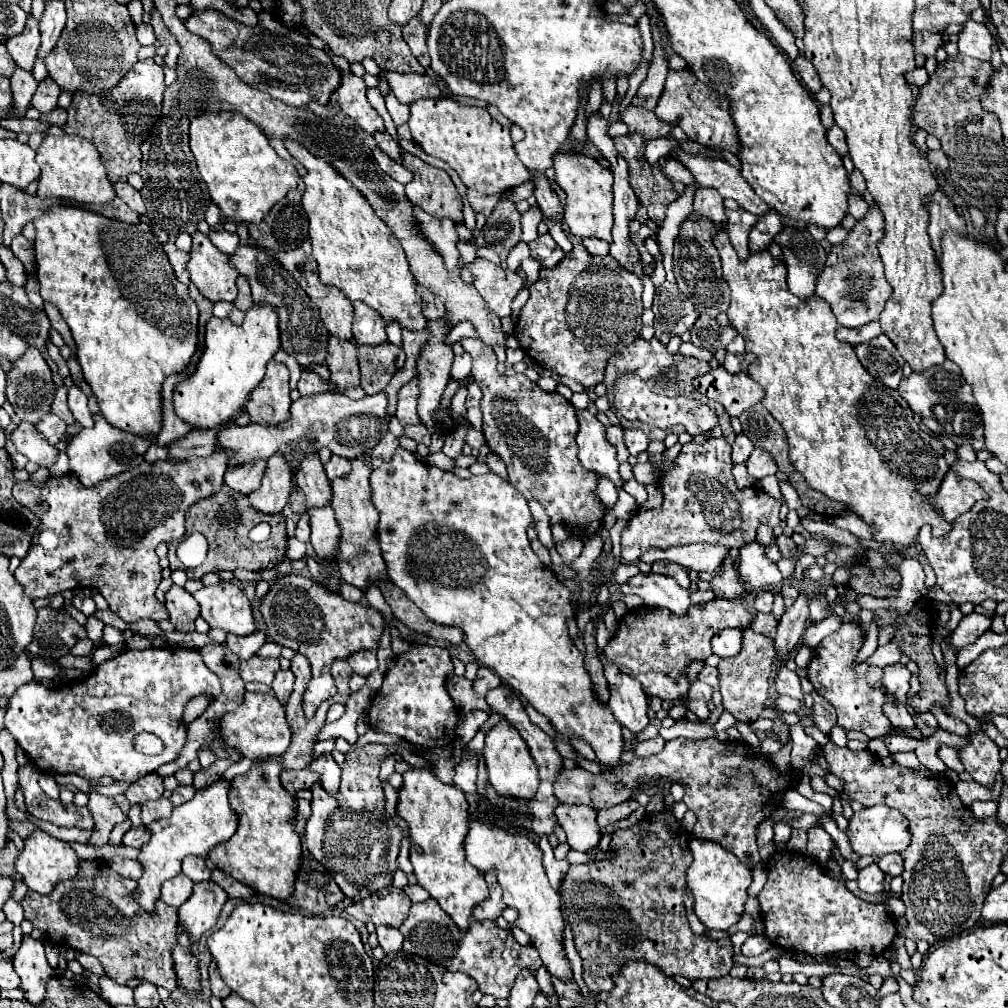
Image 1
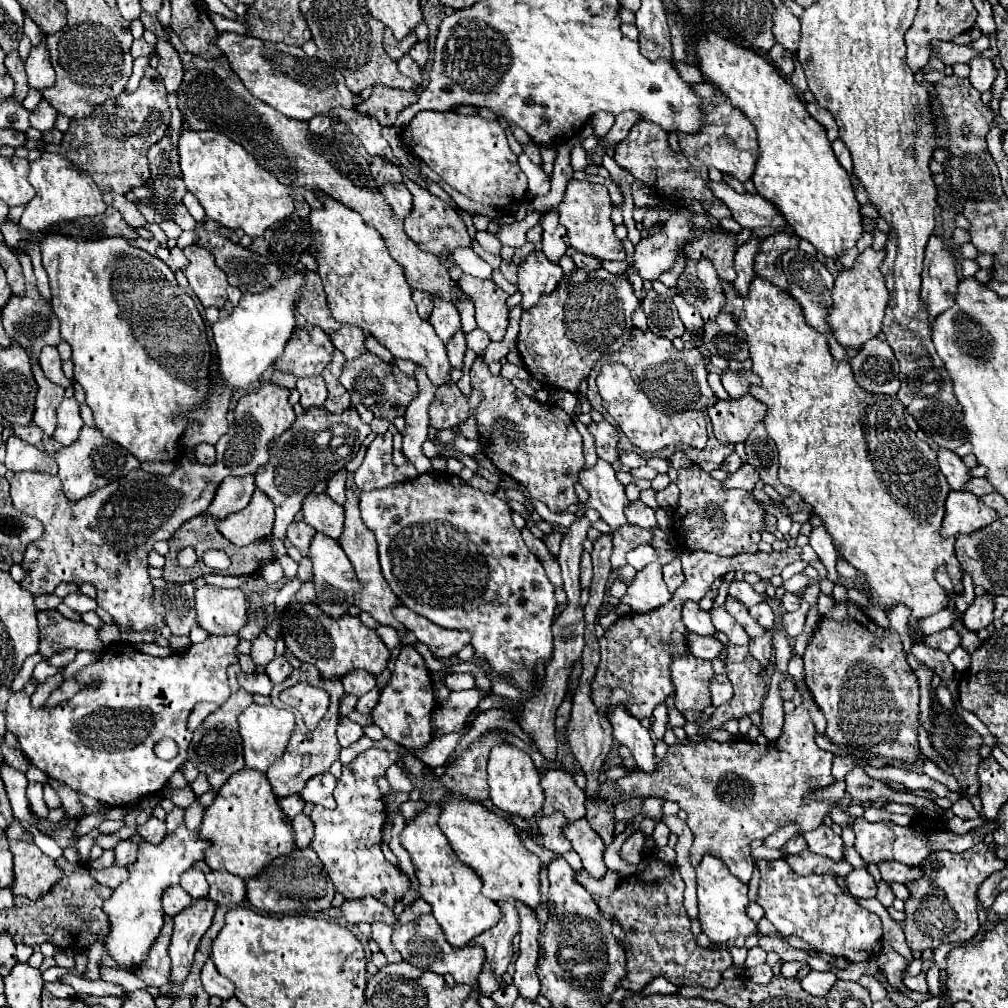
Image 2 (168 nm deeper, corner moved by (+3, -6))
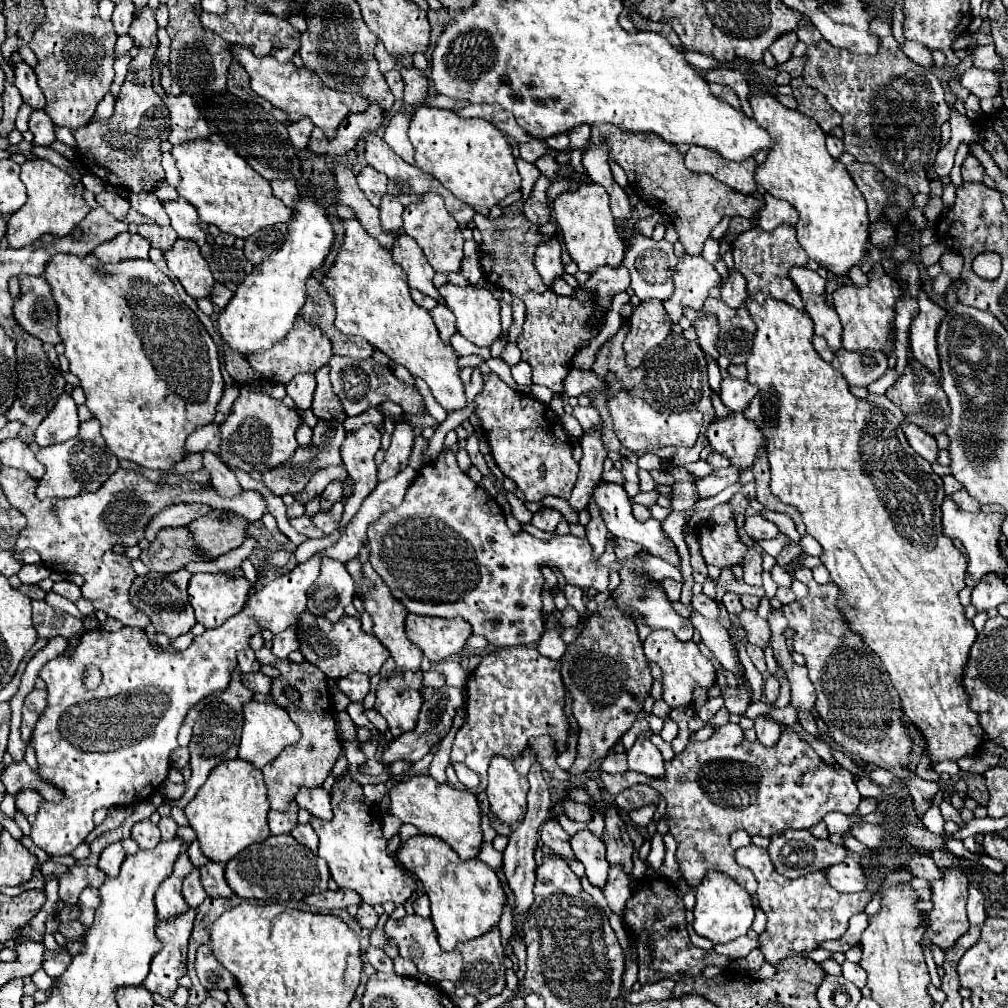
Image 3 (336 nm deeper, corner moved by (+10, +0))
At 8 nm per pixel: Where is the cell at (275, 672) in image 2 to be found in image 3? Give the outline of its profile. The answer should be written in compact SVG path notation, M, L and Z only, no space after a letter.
M290 626L288 630L280 632L274 636L272 640L272 654L278 656L278 658L288 658L290 652L298 650L300 648L300 642L298 642L298 636L296 636L296 626Z

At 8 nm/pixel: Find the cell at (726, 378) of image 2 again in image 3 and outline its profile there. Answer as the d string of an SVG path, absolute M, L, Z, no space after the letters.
M730 376L730 378L722 380L720 398L730 412L744 412L756 392L758 392L758 388L752 386L748 380L738 380L738 378Z

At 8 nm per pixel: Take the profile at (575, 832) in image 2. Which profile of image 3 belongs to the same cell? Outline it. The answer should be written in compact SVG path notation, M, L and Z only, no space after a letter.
M580 830L570 838L570 844L572 844L576 858L586 866L586 876L590 884L602 890L608 882L608 870L610 870L610 864L604 856L606 852L604 840L594 836L588 830Z

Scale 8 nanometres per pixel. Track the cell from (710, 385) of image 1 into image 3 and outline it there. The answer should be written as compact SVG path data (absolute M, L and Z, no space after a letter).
M738 412L728 414L726 418L716 418L714 424L708 426L706 436L712 448L726 456L738 470L752 468L758 452L766 444L760 428Z

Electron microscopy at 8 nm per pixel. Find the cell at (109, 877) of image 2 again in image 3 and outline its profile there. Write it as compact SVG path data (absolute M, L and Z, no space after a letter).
M70 866L68 874L60 878L60 900L64 904L76 904L80 892L86 886L100 888L106 876L96 866Z

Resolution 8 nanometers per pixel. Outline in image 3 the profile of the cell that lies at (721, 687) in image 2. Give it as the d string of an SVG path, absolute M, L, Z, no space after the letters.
M724 688L722 698L726 700L726 704L724 704L726 710L730 714L738 714L738 716L744 716L746 708L752 702L752 696L750 696L748 688Z

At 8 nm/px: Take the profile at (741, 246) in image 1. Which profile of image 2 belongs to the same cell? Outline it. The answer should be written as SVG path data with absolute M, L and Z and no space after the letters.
M717 228L701 236L699 240L693 240L685 250L689 258L699 260L701 256L707 256L709 260L713 260L721 280L727 280L727 282L735 280L737 274L733 268L733 256L737 252L737 234Z

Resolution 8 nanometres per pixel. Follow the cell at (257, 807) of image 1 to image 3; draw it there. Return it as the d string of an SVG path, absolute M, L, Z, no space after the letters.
M236 758L220 762L210 772L210 778L200 786L198 794L188 802L184 814L188 818L188 824L194 828L196 838L200 840L202 852L212 862L226 864L246 846L254 842L264 842L270 836L270 828L266 824L268 810L270 806L266 798L262 770L258 770L246 760Z

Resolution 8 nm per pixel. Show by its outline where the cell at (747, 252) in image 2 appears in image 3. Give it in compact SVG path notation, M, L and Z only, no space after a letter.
M730 272L728 282L720 288L722 290L722 300L726 306L730 308L740 308L744 304L744 300L748 298L746 292L746 280L742 280L742 276L738 276L738 272Z

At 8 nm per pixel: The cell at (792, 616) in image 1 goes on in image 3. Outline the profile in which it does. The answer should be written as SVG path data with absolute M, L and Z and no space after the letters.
M758 716L756 720L756 726L754 726L754 730L756 730L756 736L758 736L758 742L760 744L764 744L764 746L776 746L778 744L778 738L780 738L780 726L774 722L774 720L768 720L768 718L764 718L764 716Z

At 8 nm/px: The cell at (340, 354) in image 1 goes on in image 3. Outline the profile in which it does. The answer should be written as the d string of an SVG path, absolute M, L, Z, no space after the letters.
M328 366L320 368L314 376L316 376L318 386L316 386L316 394L314 394L314 402L312 402L310 410L314 412L314 416L318 420L338 420L338 422L344 422L346 414L342 410L340 398L332 392L330 378L328 378Z

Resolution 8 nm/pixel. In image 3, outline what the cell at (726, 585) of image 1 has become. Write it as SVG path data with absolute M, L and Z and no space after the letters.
M744 610L738 618L740 618L740 622L744 624L748 642L754 644L754 646L766 648L768 642L770 642L770 628L768 628L768 622L766 622L764 618L760 618L756 612L750 612L750 610Z

